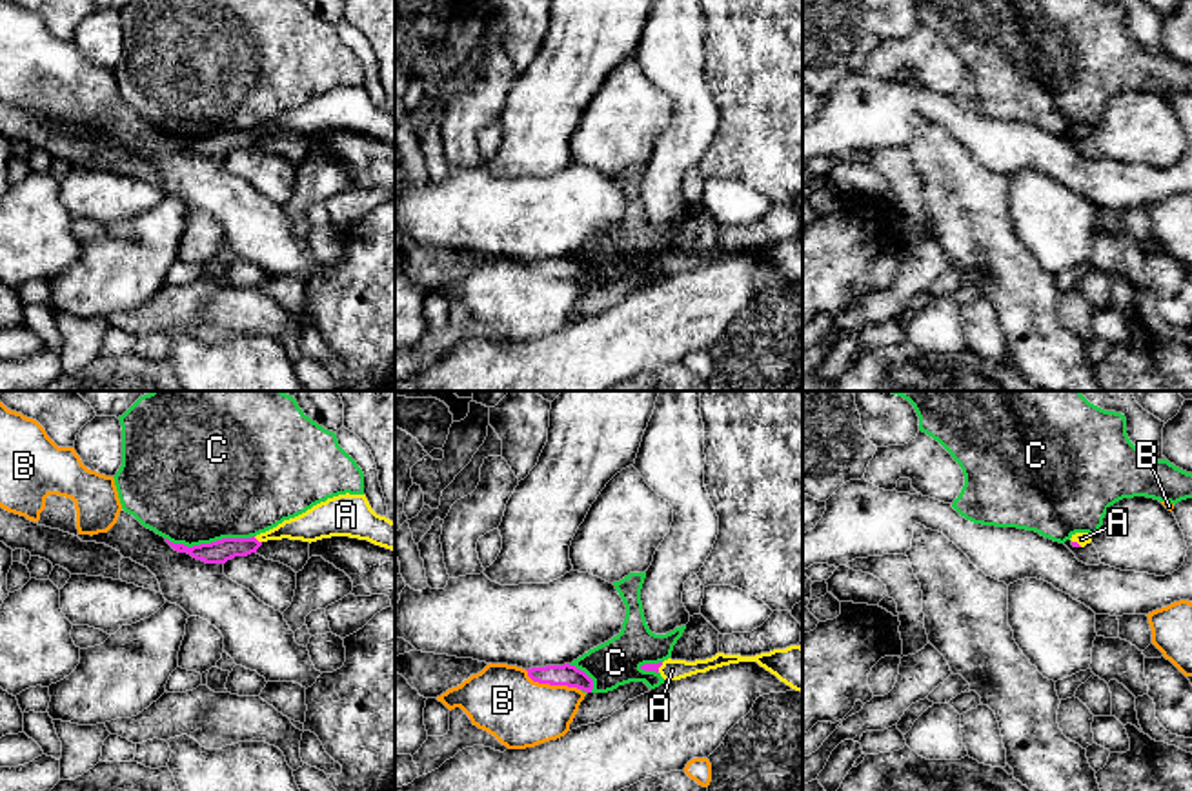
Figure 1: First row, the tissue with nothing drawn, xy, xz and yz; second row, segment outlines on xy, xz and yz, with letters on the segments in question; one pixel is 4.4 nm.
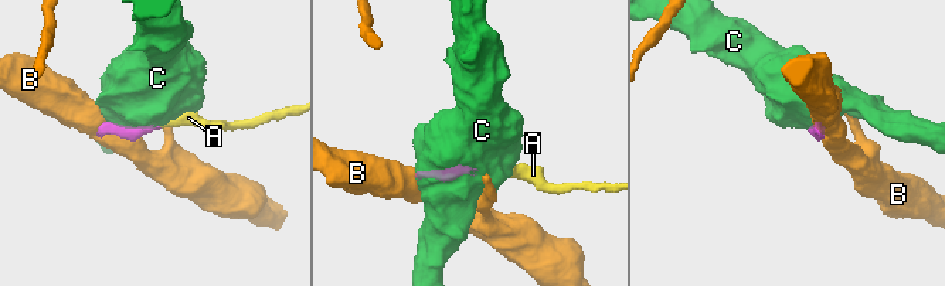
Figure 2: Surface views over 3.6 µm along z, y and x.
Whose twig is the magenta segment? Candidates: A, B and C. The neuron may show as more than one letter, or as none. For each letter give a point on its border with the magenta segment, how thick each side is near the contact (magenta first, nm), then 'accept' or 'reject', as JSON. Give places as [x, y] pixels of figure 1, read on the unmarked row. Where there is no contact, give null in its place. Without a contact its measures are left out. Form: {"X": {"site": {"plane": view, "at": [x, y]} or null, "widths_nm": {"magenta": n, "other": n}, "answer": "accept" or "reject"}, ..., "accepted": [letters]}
{"A": {"site": {"plane": "xy", "at": [255, 131]}, "widths_nm": {"magenta": 100, "other": 140}, "answer": "accept"}, "B": {"site": {"plane": "xz", "at": [552, 277]}, "widths_nm": {"magenta": 100, "other": 300}, "answer": "reject"}, "C": {"site": {"plane": "xy", "at": [212, 135]}, "widths_nm": {"magenta": 100, "other": 500}, "answer": "reject"}, "accepted": ["A"]}

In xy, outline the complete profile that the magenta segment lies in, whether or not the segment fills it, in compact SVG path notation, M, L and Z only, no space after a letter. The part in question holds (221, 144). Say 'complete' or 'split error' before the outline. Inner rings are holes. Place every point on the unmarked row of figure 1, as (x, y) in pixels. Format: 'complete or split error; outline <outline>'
split error; outline M338 87L308 102L306 105L284 113L277 120L251 131L222 131L211 136L187 140L166 135L178 145L187 145L206 156L226 156L235 149L247 149L268 133L317 135L331 129L349 129L368 133L375 138L395 144L395 115L377 107L366 87Z

